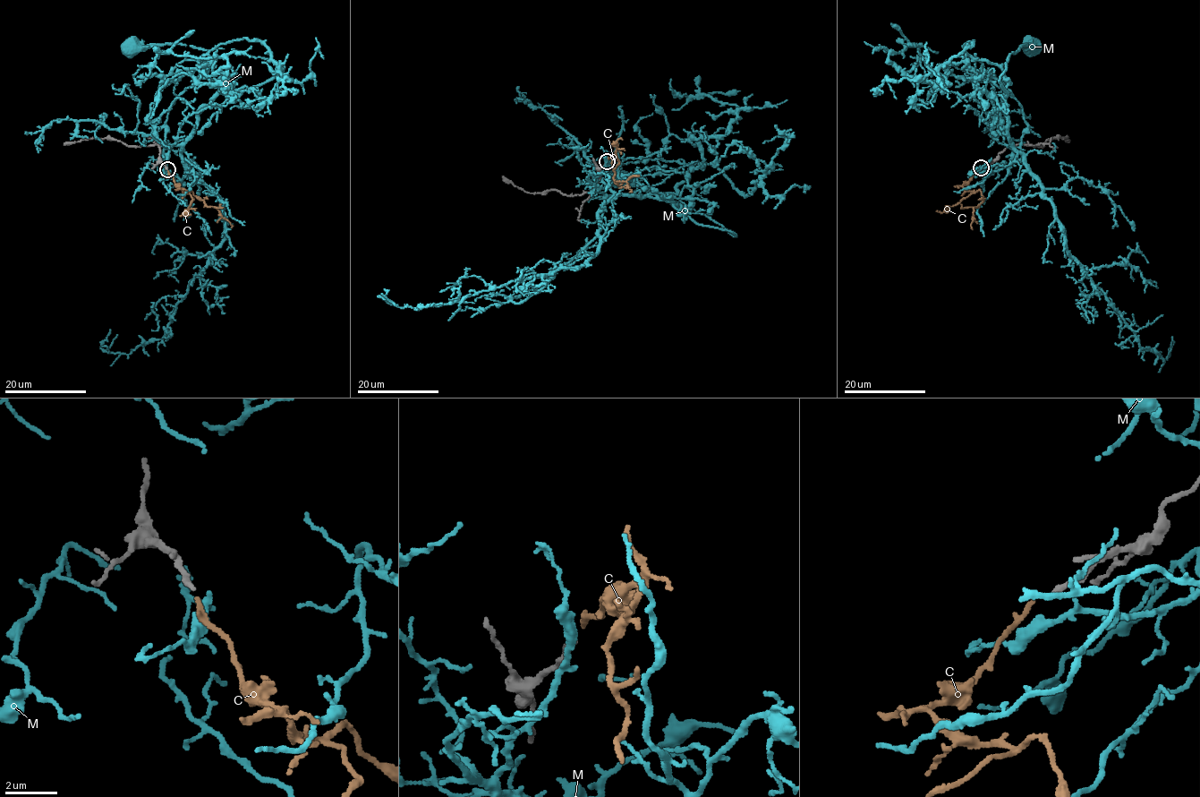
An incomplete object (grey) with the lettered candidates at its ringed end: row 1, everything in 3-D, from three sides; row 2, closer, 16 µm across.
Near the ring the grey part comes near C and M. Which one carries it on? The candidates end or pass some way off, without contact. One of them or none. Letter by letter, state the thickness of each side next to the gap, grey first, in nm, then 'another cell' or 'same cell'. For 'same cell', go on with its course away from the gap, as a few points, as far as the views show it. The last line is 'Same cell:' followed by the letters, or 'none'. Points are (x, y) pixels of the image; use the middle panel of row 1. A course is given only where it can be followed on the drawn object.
C: 200/160 nm | same cell | via (608, 159), (616, 153), (612, 163), (614, 181), (626, 182), (631, 189), (629, 192)
M: 200/360 nm | another cell
Same cell: C

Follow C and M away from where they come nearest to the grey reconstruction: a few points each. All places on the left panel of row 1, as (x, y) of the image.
C: (168, 170), (183, 192), (191, 191), (208, 207), (214, 207), (231, 227)
M: (167, 173), (169, 149), (189, 135), (210, 98), (261, 84), (283, 66), (231, 48), (151, 43), (131, 48)

